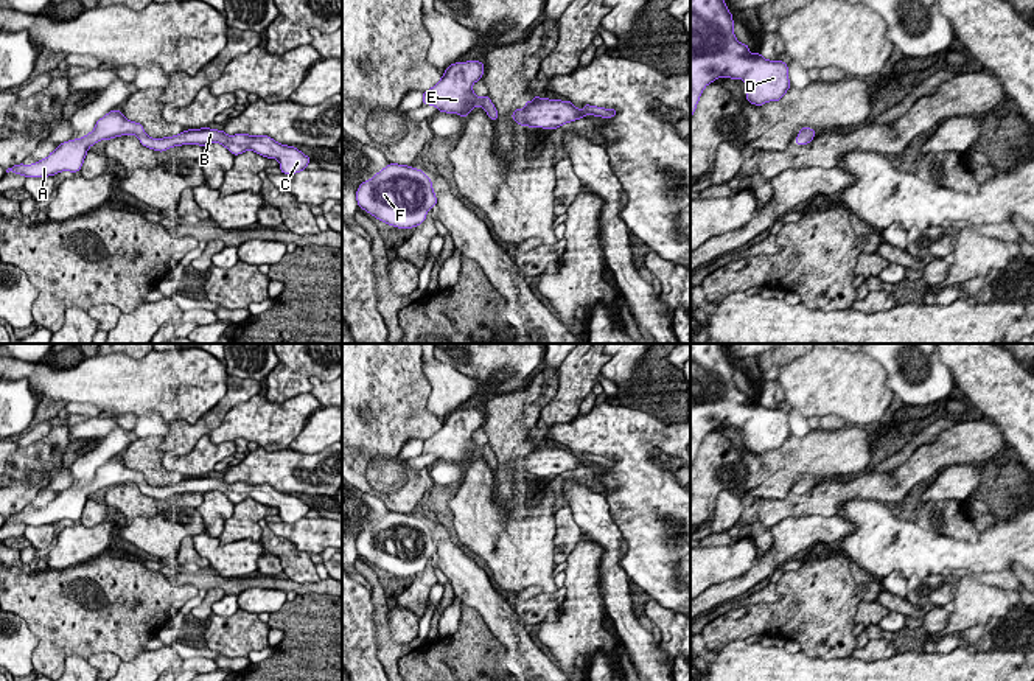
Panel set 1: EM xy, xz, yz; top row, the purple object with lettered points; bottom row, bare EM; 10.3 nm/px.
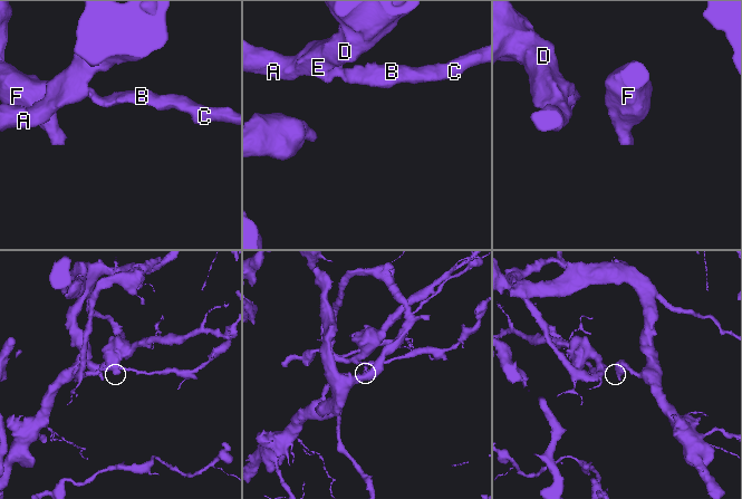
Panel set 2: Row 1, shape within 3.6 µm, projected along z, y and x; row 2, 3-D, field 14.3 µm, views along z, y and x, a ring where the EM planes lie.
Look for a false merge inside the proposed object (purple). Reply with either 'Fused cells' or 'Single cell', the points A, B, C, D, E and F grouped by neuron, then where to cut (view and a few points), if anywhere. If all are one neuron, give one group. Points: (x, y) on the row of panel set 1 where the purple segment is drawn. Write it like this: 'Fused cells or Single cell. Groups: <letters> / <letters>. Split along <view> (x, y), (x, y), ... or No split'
Single cell. Groups: A B C D E F. No split

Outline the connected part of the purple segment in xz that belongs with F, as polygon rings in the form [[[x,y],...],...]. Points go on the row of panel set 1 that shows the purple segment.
[[[396,163],[362,182],[356,201],[375,219],[400,229],[420,225],[437,204],[432,182],[423,171]]]

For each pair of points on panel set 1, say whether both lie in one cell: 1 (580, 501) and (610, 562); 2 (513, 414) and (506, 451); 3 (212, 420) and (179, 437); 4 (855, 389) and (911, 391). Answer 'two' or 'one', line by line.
1: one
2: one
3: one
4: two

